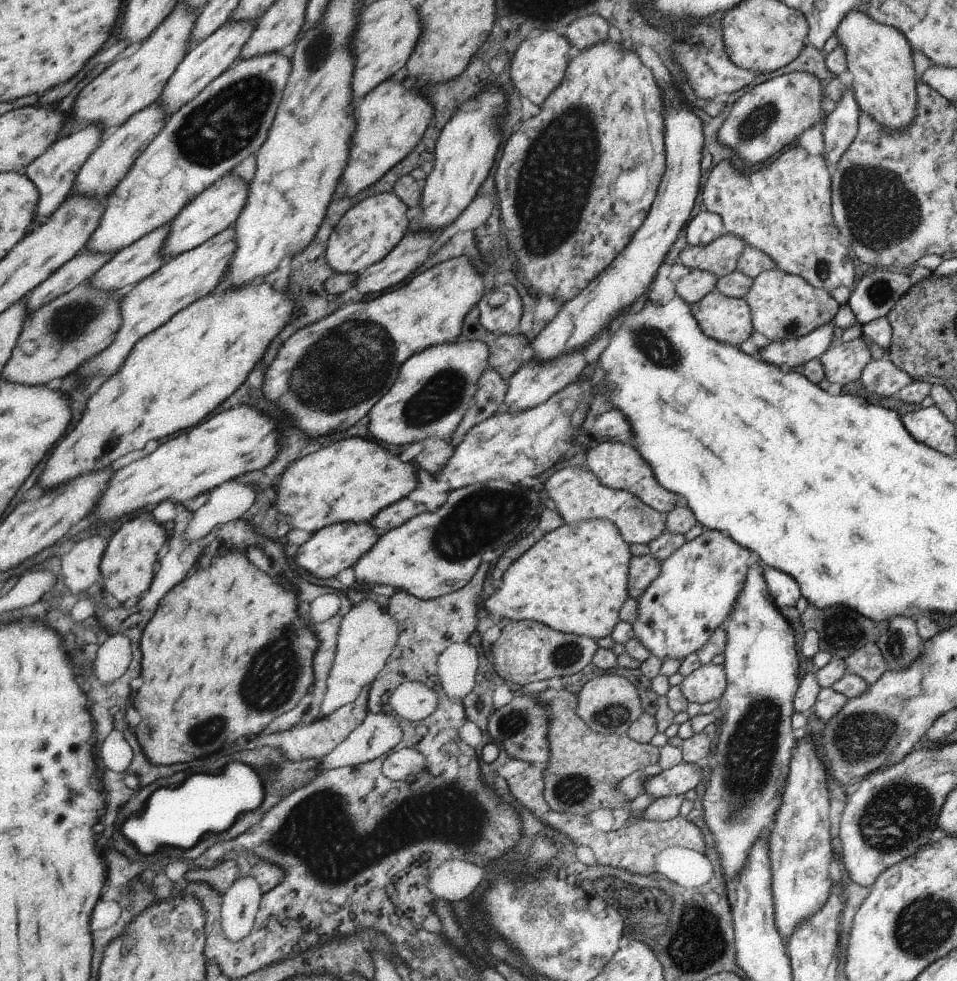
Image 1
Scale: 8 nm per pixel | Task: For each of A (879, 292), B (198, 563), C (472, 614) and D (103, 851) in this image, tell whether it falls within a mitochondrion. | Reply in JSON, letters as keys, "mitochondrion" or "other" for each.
{"A":"mitochondrion","B":"other","C":"other","D":"other"}

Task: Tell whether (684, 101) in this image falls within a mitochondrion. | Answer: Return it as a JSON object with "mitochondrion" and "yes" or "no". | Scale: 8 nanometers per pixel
{"mitochondrion":"no"}

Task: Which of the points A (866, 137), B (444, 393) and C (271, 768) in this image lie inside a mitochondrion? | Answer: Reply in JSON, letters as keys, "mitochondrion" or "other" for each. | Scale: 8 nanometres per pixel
{"A":"other","B":"mitochondrion","C":"other"}

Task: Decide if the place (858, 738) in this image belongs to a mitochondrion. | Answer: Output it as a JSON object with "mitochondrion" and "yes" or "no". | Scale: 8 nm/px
{"mitochondrion":"yes"}

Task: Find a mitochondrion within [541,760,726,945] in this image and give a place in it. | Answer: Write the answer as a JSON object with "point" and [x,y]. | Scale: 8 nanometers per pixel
{"point":[574,790]}

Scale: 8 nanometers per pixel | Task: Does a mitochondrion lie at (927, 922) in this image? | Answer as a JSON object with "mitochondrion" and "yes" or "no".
{"mitochondrion":"yes"}

